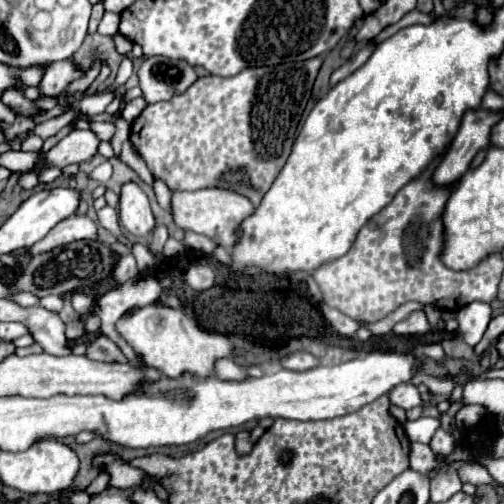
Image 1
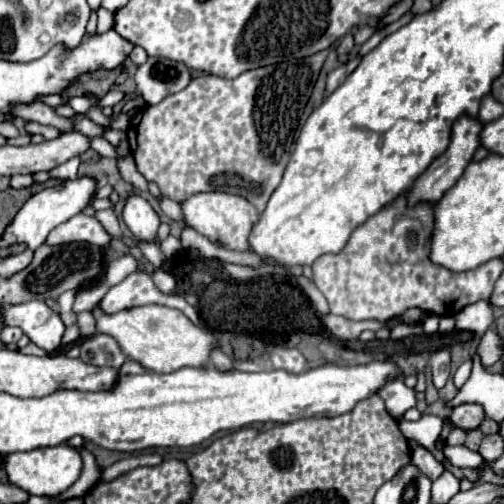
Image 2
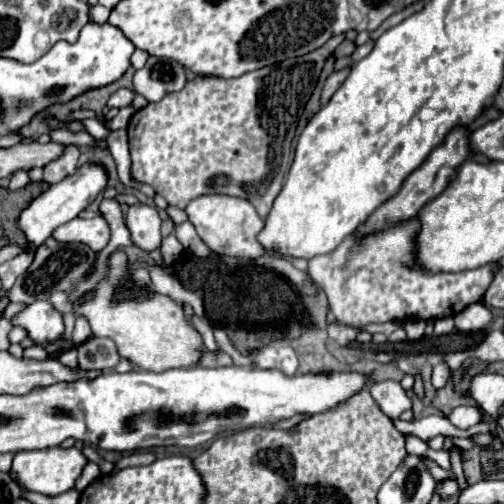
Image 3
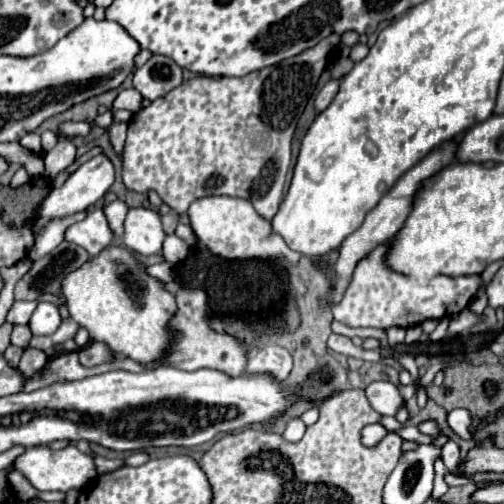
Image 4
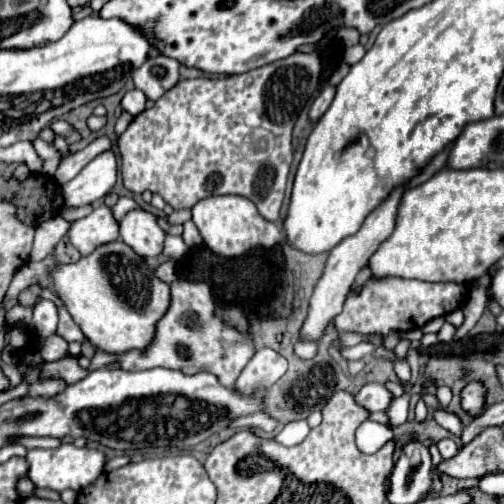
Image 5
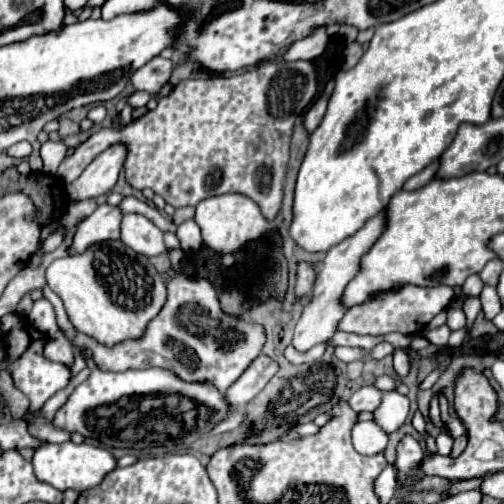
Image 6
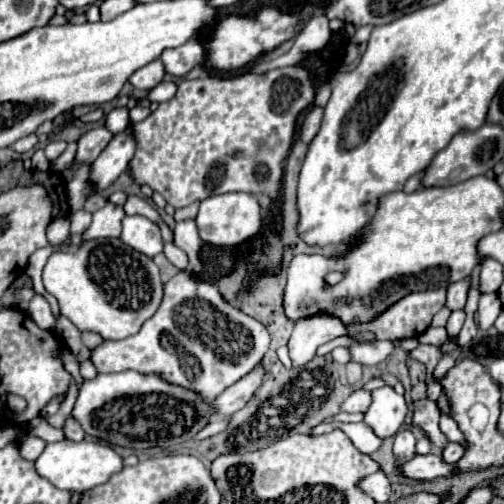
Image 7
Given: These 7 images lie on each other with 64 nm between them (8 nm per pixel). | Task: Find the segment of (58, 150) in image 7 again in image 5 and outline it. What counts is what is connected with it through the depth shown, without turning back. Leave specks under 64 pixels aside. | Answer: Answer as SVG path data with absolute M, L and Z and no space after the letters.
M36 138L36 140L32 142L32 146L34 146L36 152L40 154L40 158L44 158L44 174L52 176L52 174L56 172L56 166L58 166L58 154L56 154L54 146L42 142L40 138Z

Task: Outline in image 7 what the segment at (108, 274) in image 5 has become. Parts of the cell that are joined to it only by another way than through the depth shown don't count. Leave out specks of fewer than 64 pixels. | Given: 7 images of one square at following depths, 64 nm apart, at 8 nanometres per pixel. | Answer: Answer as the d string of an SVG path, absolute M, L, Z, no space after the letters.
M104 238L104 240L88 240L78 246L76 252L54 252L42 274L44 286L50 294L56 296L60 302L60 312L66 316L80 332L96 332L104 340L124 340L134 336L142 324L158 310L164 298L164 284L160 280L158 266L144 254L132 250L118 238Z

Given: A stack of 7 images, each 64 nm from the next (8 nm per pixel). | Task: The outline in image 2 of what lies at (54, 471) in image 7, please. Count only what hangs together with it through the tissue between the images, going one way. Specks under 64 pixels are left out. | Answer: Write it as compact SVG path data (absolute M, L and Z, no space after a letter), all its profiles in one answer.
M58 444L56 448L36 448L32 452L14 452L8 456L2 456L2 470L6 472L6 478L10 484L26 490L28 494L60 494L66 488L70 488L80 472L82 472L82 458L76 448L68 444Z

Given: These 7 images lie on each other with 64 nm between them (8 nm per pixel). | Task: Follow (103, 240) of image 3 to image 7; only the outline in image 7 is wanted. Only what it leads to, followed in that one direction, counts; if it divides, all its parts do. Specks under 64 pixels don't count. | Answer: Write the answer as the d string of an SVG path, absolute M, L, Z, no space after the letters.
M106 202L104 208L94 212L92 224L82 232L82 242L96 240L96 238L118 238L120 236L120 222L124 218L122 206Z

